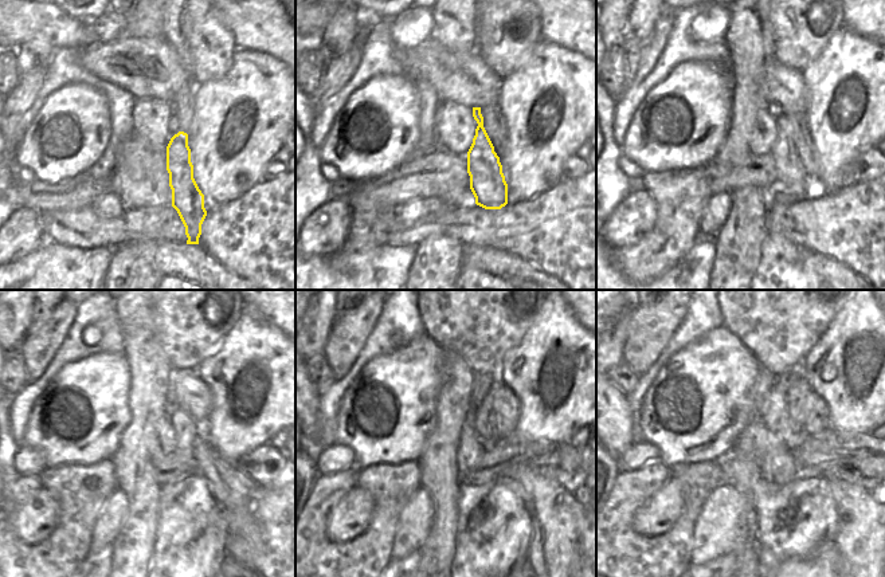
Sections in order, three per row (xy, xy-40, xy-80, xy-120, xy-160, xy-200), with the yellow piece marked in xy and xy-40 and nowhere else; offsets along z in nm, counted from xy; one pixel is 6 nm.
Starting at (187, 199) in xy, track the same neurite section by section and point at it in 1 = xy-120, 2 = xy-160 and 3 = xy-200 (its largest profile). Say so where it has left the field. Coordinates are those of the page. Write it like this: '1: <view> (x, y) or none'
1: xy-120 (184, 427)
2: xy-160 (484, 422)
3: xy-200 (798, 392)

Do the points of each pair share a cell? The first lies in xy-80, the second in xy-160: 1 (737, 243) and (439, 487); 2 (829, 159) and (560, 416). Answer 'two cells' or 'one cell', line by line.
1: one cell
2: one cell

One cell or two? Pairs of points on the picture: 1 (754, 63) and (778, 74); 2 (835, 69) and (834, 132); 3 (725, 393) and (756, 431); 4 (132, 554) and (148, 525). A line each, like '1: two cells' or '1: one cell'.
1: two cells
2: one cell
3: two cells
4: one cell

